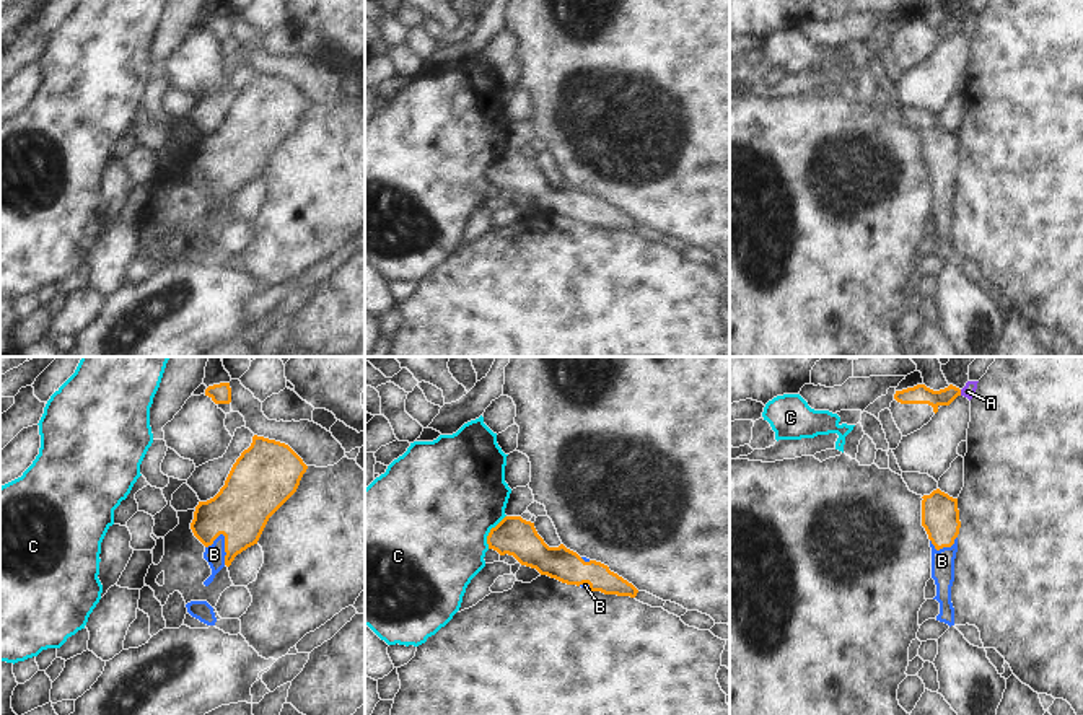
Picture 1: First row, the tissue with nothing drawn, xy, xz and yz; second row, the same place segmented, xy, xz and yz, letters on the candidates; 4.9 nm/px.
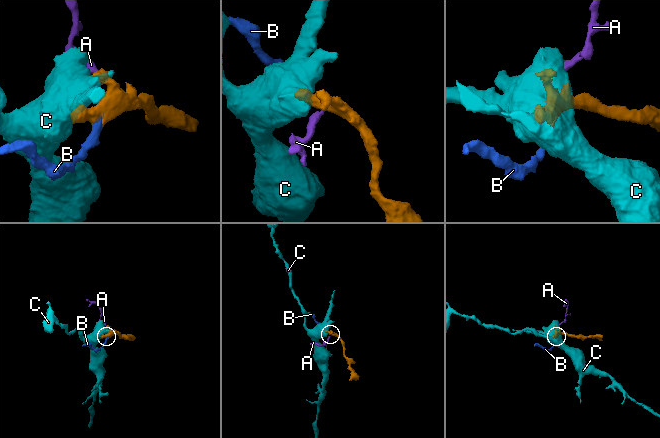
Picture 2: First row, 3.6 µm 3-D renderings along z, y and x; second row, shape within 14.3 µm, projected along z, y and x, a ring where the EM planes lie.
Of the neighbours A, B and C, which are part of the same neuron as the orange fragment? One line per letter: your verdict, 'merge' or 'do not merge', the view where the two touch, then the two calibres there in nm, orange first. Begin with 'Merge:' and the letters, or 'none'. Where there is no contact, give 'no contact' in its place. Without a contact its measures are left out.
Merge: A, B
A: merge; contact in yz; calibres 100 and 70 nm
B: merge; contact in xy; calibres 280 and 100 nm
C: do not merge; contact in xz; calibres 190 and 480 nm

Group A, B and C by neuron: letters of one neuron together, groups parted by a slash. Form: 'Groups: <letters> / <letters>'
Groups: A B / C

